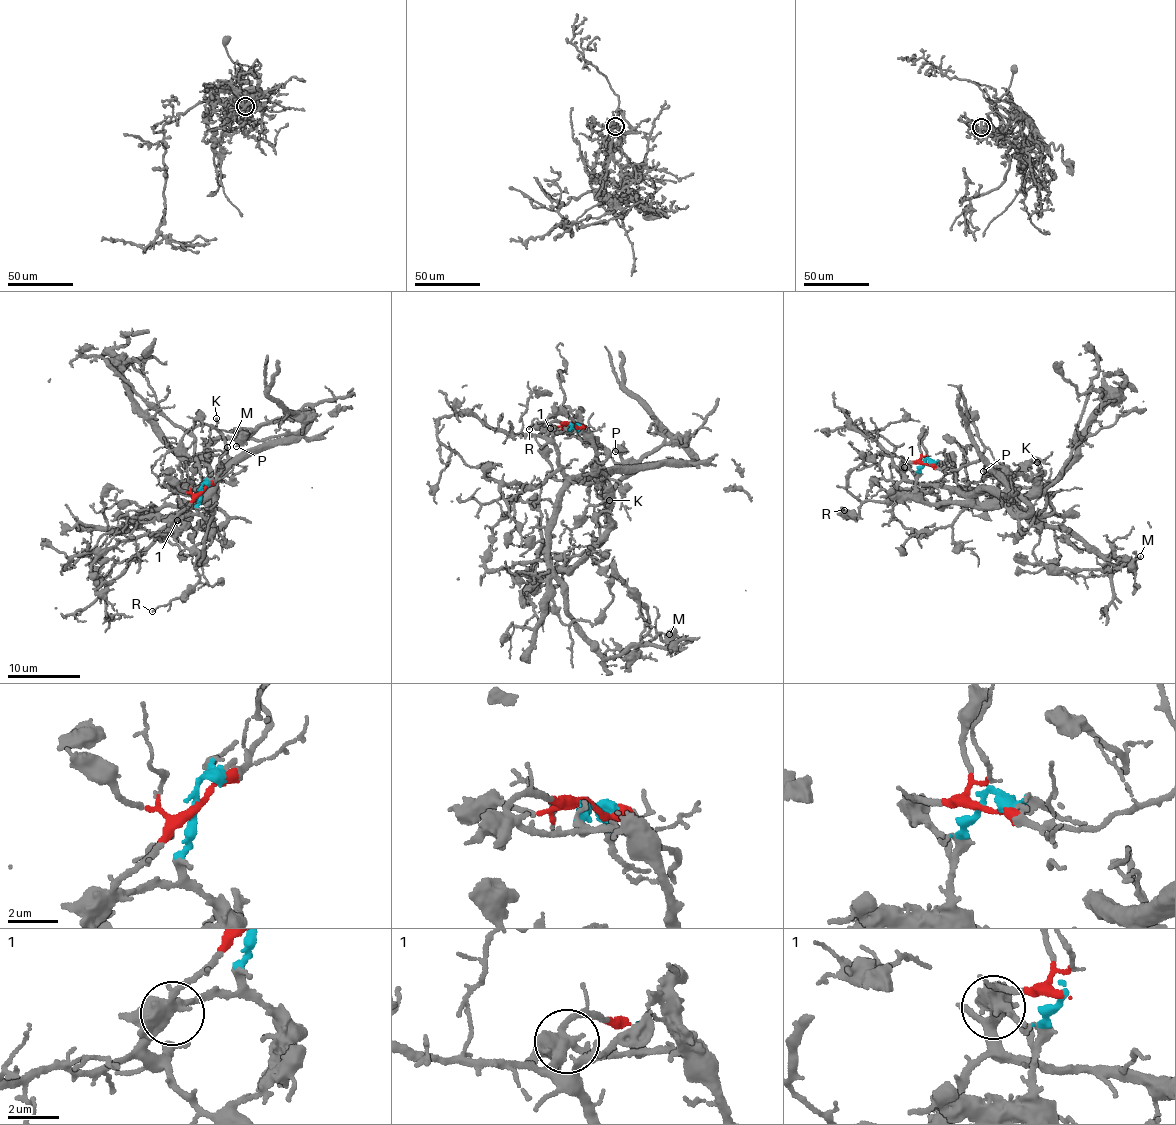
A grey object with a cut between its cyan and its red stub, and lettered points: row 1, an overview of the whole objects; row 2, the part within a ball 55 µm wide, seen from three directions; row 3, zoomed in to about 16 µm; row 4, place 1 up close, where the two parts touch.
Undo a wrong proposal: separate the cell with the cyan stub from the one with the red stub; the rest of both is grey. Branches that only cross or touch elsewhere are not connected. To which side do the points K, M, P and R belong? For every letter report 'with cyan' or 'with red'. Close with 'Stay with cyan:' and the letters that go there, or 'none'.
K: with cyan
M: with red
P: with cyan
R: with red
Stay with cyan: K, P

